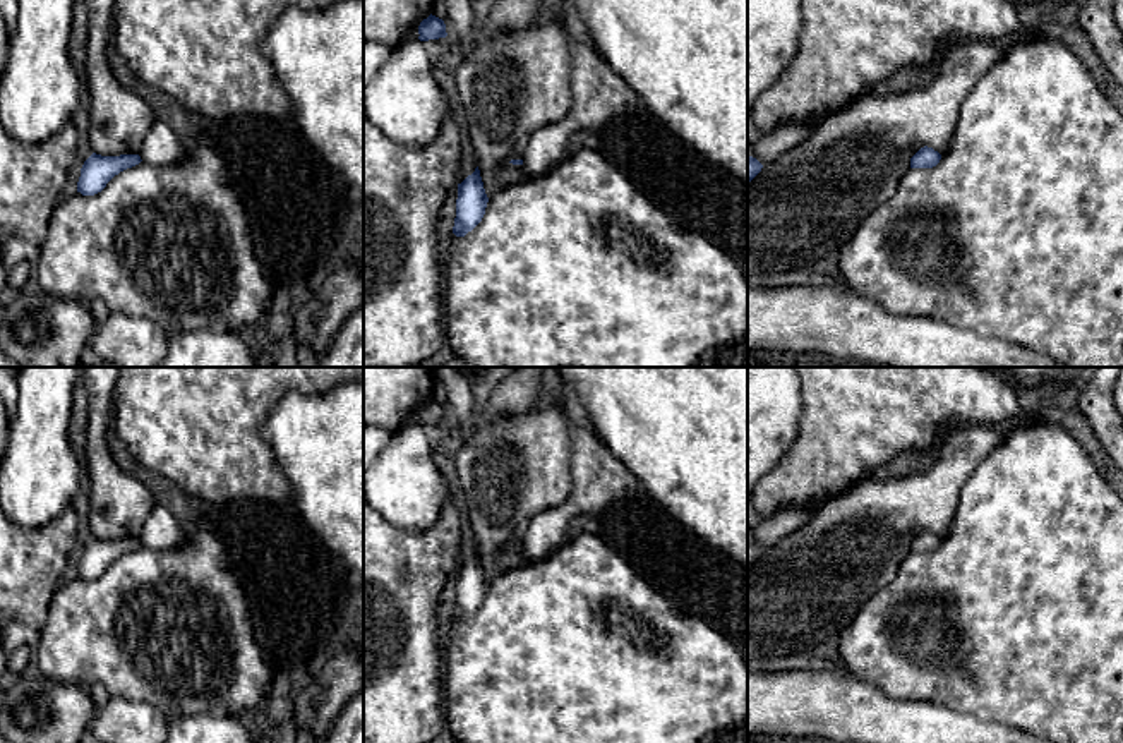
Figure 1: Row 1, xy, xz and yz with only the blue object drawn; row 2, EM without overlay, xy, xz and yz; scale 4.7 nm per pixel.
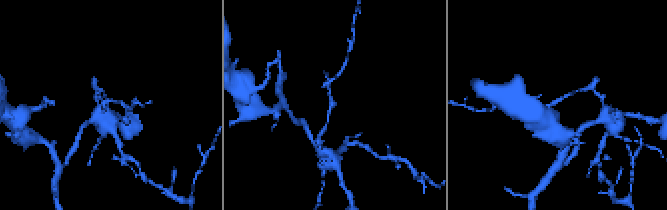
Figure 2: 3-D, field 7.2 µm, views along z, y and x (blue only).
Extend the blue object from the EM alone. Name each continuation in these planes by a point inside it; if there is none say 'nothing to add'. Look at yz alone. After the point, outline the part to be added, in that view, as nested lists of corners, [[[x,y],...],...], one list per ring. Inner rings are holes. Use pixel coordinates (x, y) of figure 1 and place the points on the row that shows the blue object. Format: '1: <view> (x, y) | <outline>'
nothing to add

